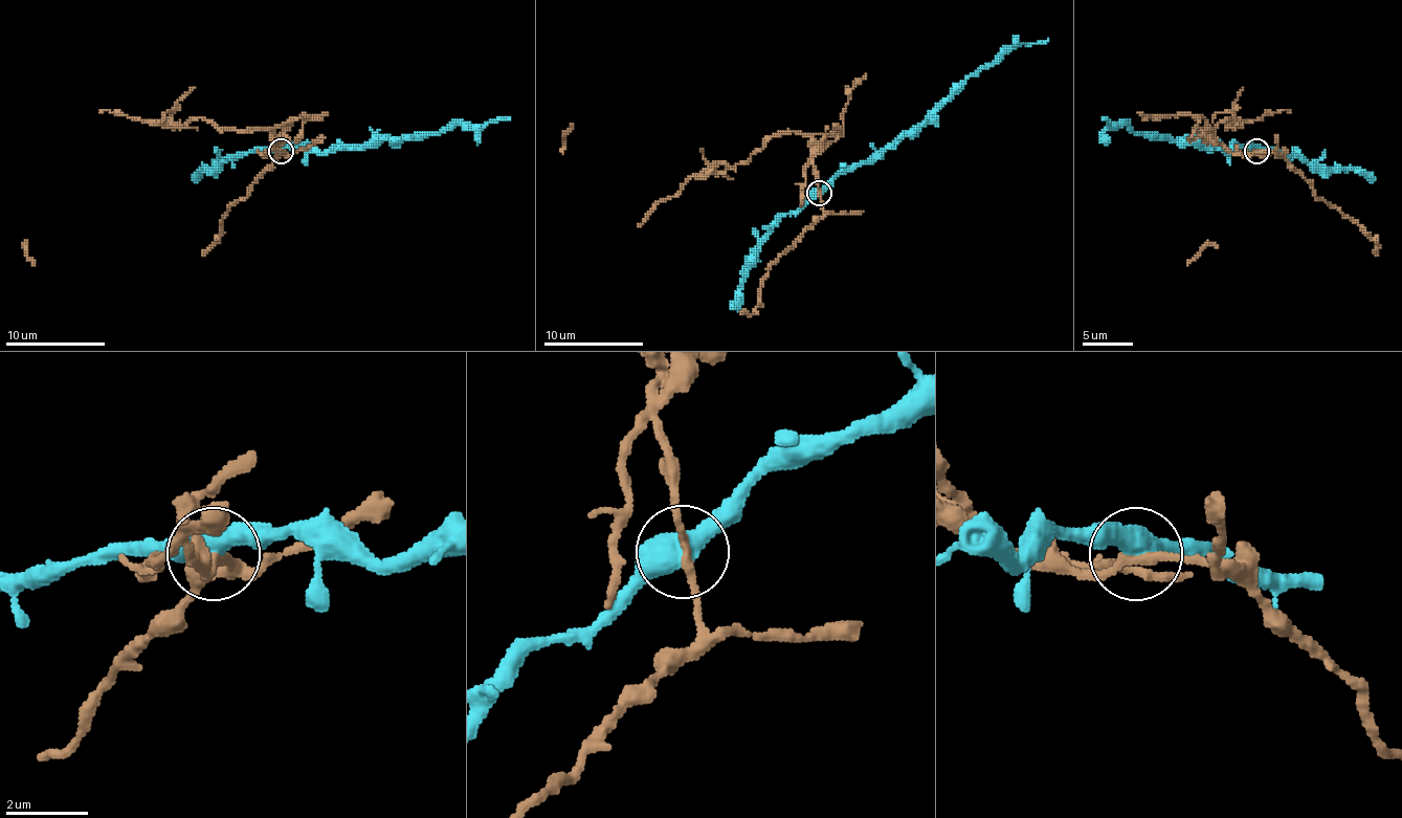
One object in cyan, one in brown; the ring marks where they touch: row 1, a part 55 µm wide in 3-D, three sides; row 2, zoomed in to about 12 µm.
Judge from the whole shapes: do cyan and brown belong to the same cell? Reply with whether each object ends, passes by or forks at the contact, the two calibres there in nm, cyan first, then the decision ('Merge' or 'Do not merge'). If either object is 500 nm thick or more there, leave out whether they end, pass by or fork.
Thickness 550 nm (cyan) against 190 nm. Do not merge

